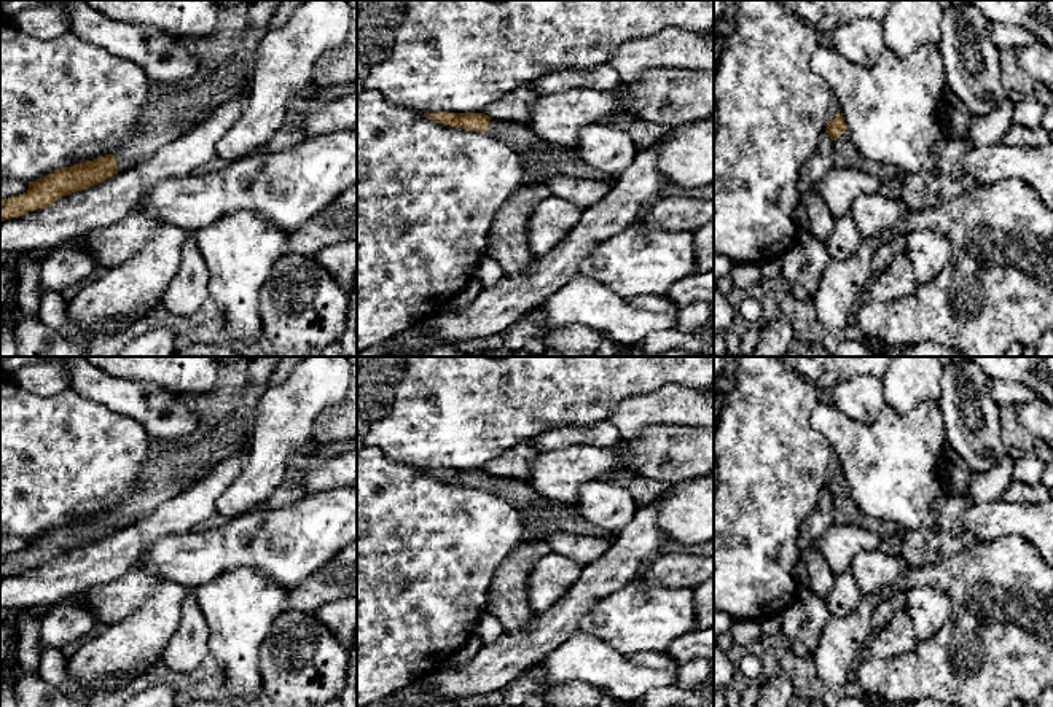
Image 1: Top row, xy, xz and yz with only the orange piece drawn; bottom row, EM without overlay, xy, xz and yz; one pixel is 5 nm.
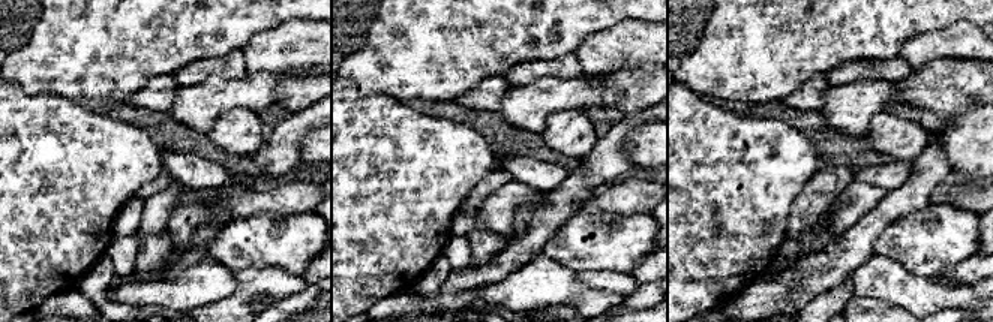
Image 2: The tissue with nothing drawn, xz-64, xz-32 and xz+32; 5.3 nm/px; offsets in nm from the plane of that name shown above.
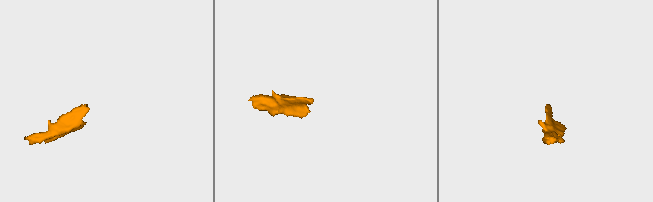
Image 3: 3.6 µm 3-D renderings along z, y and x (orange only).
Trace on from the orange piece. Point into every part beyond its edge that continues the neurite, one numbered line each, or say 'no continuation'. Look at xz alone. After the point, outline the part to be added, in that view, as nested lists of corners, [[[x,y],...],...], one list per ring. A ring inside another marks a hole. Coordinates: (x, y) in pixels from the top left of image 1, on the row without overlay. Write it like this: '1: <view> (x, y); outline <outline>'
1: xz (542, 516); outline [[[491,476],[486,492],[499,495],[518,510],[530,540],[540,540],[554,532],[593,535],[596,530],[594,524],[578,516],[573,503],[550,502],[526,479]]]

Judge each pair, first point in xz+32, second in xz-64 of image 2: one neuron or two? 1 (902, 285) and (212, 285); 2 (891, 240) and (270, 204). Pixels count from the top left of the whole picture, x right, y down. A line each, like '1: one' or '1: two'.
1: one
2: two

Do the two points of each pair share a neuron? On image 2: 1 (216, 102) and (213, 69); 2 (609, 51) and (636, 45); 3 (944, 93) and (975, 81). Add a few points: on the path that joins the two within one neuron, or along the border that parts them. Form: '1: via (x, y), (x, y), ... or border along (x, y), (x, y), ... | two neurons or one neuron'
1: border along (248, 72), (239, 78), (206, 77), (180, 87) | two neurons
2: via (615, 47), (630, 45) | one neuron
3: via (951, 86), (968, 83) | one neuron

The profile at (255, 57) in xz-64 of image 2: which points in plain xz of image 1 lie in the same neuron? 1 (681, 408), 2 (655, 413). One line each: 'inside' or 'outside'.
1: inside
2: inside

